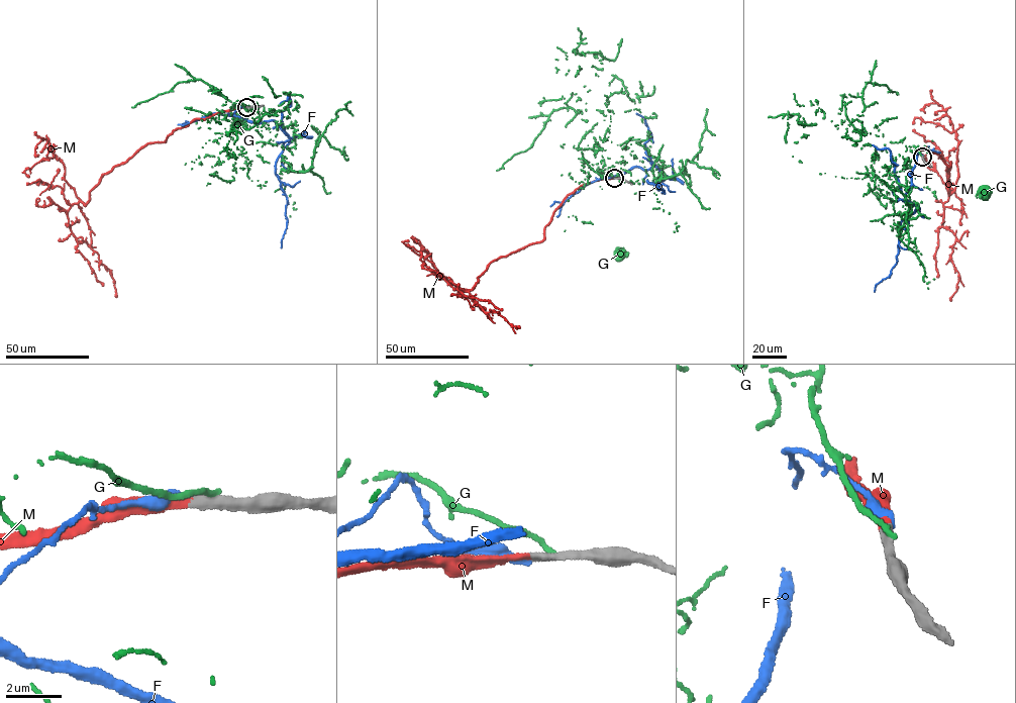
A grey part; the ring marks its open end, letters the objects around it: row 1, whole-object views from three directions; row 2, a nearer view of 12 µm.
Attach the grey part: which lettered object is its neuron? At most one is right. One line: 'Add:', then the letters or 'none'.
Add: M

